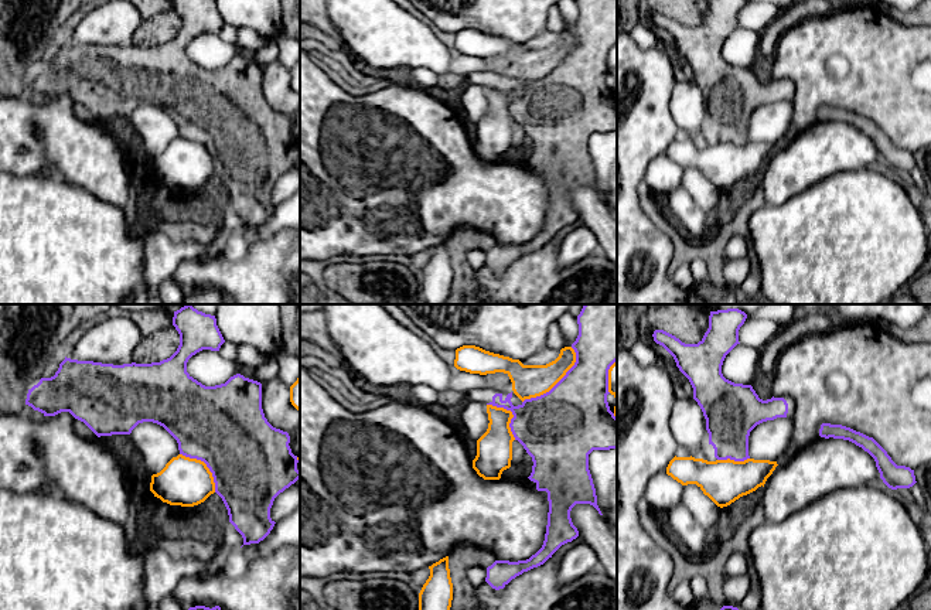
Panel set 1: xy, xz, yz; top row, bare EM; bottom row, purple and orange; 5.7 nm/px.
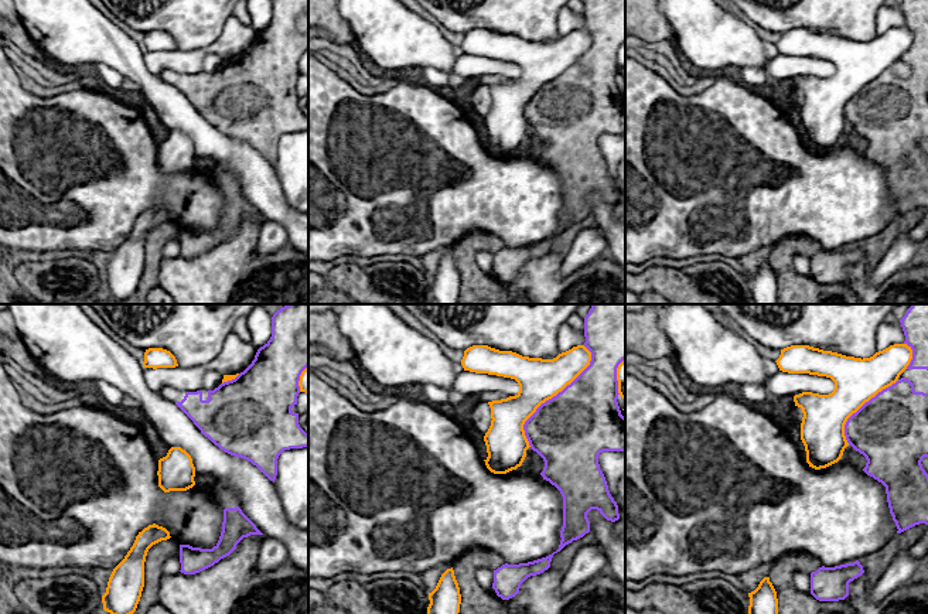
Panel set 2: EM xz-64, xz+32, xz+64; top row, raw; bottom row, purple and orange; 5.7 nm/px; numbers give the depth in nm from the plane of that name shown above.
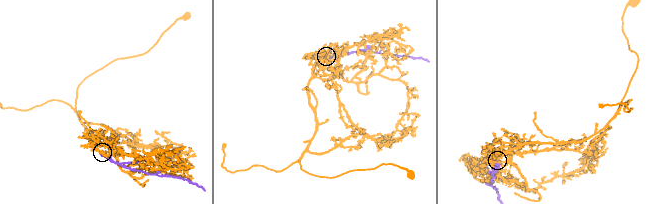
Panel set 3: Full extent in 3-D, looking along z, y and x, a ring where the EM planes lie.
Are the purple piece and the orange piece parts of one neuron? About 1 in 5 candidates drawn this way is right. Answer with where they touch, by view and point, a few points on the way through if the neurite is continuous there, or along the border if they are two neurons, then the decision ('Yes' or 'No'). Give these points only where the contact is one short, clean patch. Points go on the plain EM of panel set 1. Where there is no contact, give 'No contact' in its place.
Touches purple at xz (558, 65). No

